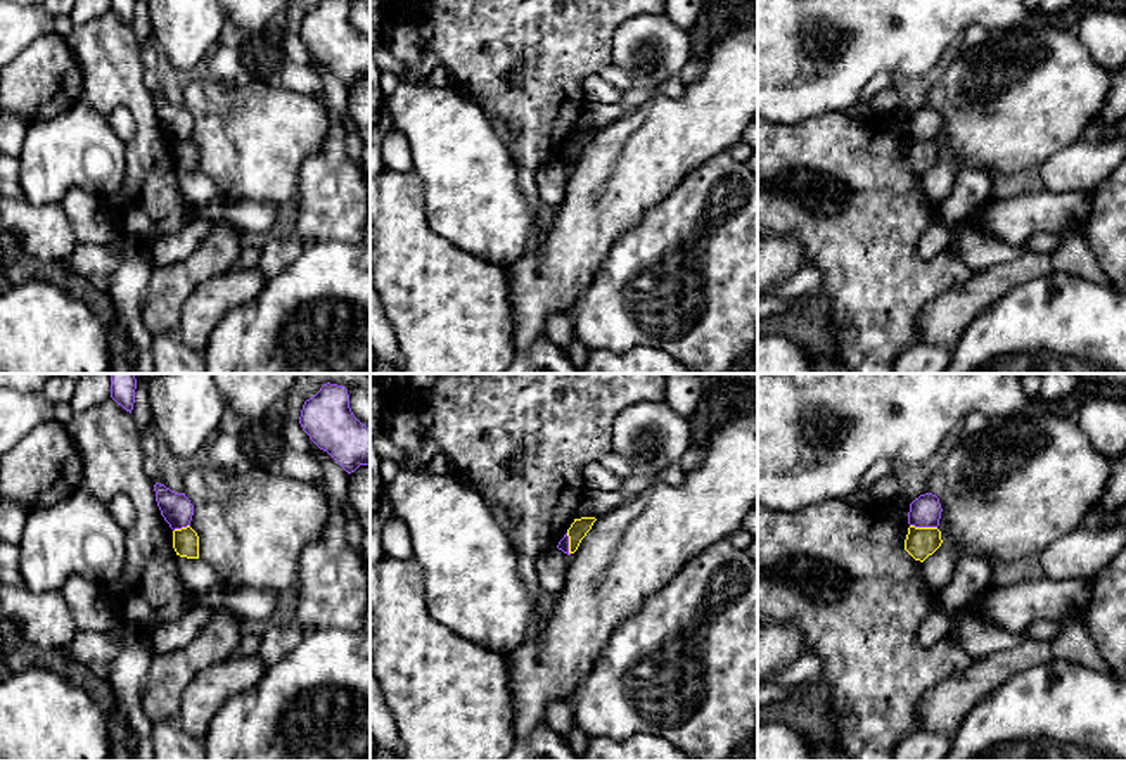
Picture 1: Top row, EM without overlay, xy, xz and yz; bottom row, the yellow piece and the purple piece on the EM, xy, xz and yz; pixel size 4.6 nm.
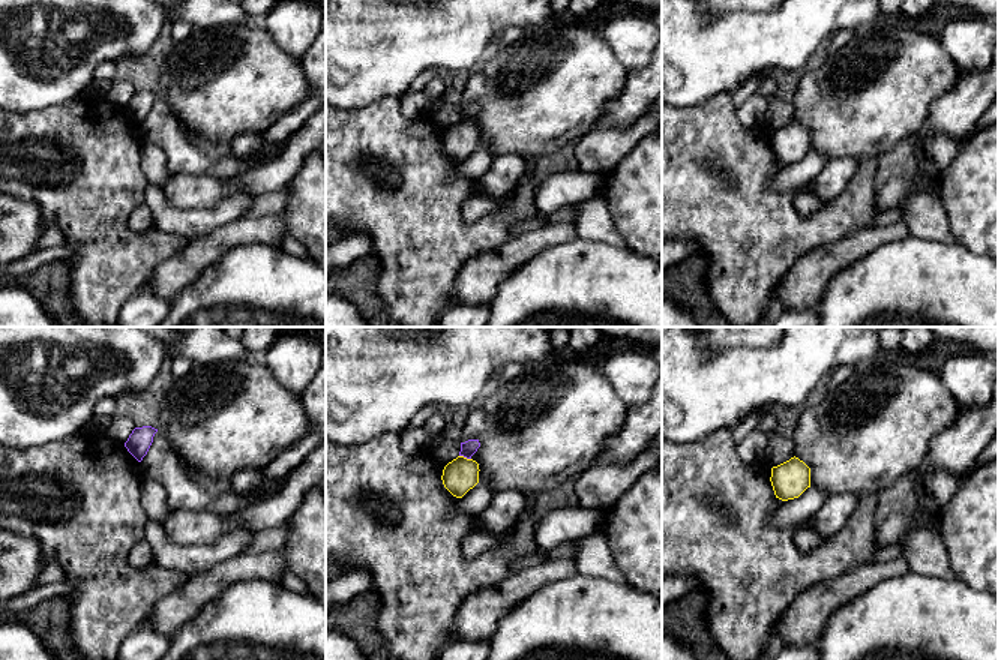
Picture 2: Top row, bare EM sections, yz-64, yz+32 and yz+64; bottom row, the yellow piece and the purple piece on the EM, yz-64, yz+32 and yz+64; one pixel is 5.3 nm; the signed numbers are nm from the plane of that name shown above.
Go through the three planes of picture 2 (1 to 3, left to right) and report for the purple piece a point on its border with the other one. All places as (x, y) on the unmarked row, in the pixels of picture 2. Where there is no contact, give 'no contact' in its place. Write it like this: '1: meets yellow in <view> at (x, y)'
1: no contact
2: meets yellow in yz+32 at (465, 122)
3: no contact

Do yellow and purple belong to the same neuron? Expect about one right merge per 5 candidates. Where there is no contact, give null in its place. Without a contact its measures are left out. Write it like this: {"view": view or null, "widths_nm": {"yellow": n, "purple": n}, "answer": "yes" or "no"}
{"view": "yz", "widths_nm": {"yellow": 140, "purple": 140}, "answer": "no"}

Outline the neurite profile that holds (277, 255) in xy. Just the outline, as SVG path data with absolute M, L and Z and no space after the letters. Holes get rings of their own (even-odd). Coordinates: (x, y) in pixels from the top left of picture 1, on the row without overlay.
M299 237L270 239L259 247L258 270L273 278L287 270L303 253L304 242Z

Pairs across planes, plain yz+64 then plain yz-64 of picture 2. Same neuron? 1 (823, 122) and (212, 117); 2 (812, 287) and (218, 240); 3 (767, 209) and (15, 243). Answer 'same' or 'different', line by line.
1: same
2: same
3: different

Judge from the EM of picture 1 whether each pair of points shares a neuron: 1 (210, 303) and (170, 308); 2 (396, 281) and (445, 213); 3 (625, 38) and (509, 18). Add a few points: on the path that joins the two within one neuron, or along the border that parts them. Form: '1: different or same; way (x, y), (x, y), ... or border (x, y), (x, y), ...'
1: different; border (210, 279), (203, 281), (184, 303), (175, 332)
2: different; border (422, 191), (428, 225), (466, 253)
3: different; border (630, 18), (613, 35), (611, 64)

